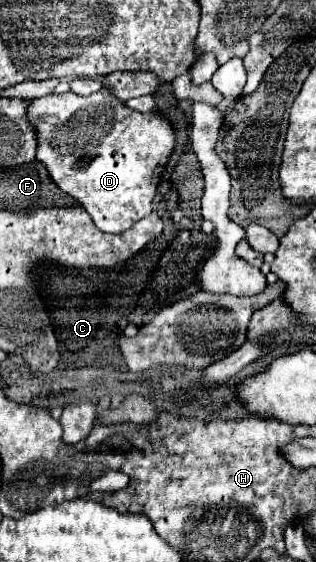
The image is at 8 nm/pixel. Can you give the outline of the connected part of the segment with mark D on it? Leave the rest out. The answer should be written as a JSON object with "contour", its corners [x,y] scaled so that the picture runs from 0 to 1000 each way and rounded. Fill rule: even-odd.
{"contour":[[[310,160],[285,171],[247,171],[234,164],[209,167],[152,167],[101,178],[89,210],[120,235],[120,274],[114,281],[146,292],[165,320],[215,349],[241,352],[259,370],[291,384],[297,399],[348,416],[373,416],[424,402],[462,381],[481,377],[481,352],[525,302],[525,288],[551,263],[551,228],[532,214],[500,203],[449,203],[411,196],[399,185],[373,181],[348,160]],[[285,285],[272,299],[247,292]]]}

